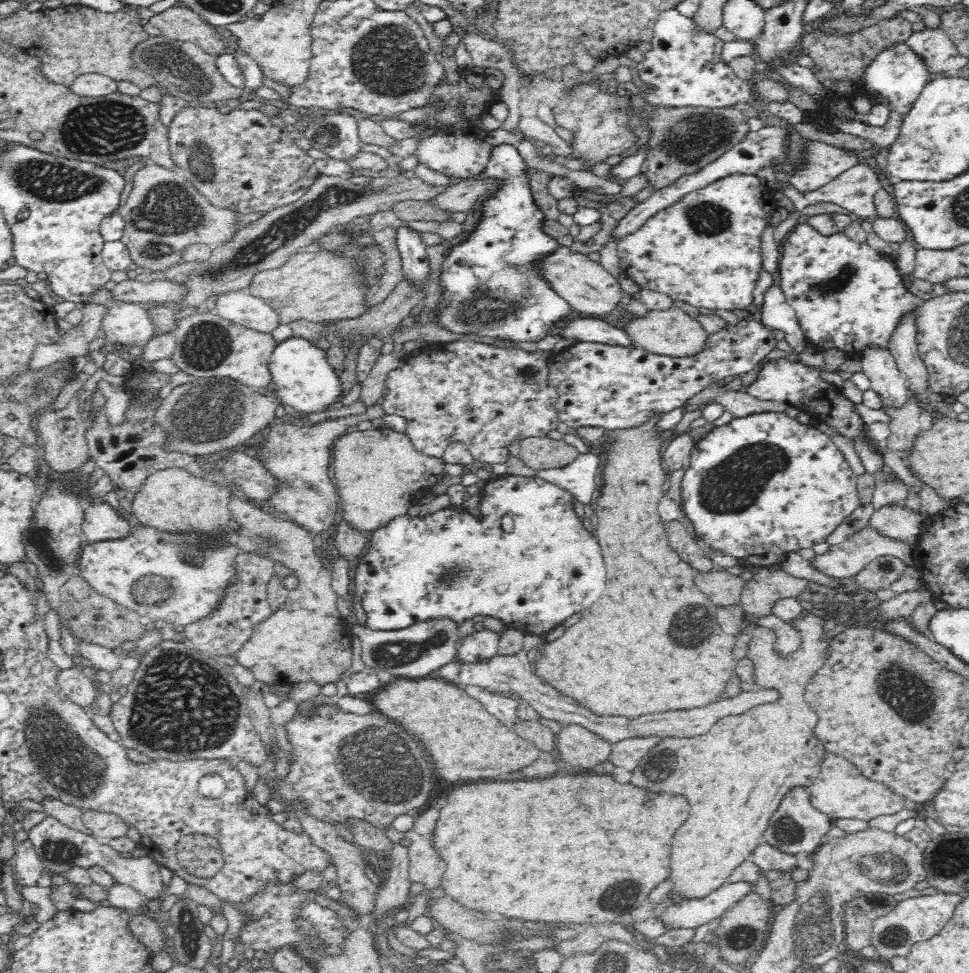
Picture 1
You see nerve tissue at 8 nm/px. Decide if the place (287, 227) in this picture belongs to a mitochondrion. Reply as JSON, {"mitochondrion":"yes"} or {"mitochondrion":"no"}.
{"mitochondrion":"yes"}

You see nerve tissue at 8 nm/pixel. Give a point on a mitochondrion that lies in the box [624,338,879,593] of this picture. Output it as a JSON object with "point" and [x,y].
{"point":[734,484]}

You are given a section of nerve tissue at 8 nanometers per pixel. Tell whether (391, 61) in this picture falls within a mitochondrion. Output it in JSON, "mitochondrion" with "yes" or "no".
{"mitochondrion":"yes"}

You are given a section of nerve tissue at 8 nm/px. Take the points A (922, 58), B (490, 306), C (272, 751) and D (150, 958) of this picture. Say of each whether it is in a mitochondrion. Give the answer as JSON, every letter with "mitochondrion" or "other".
{"A":"other","B":"mitochondrion","C":"other","D":"other"}

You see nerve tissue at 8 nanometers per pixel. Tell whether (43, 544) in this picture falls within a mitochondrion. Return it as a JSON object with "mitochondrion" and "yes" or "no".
{"mitochondrion":"yes"}

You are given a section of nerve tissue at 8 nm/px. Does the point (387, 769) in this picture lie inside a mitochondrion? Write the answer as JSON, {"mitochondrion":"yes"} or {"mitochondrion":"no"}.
{"mitochondrion":"yes"}

